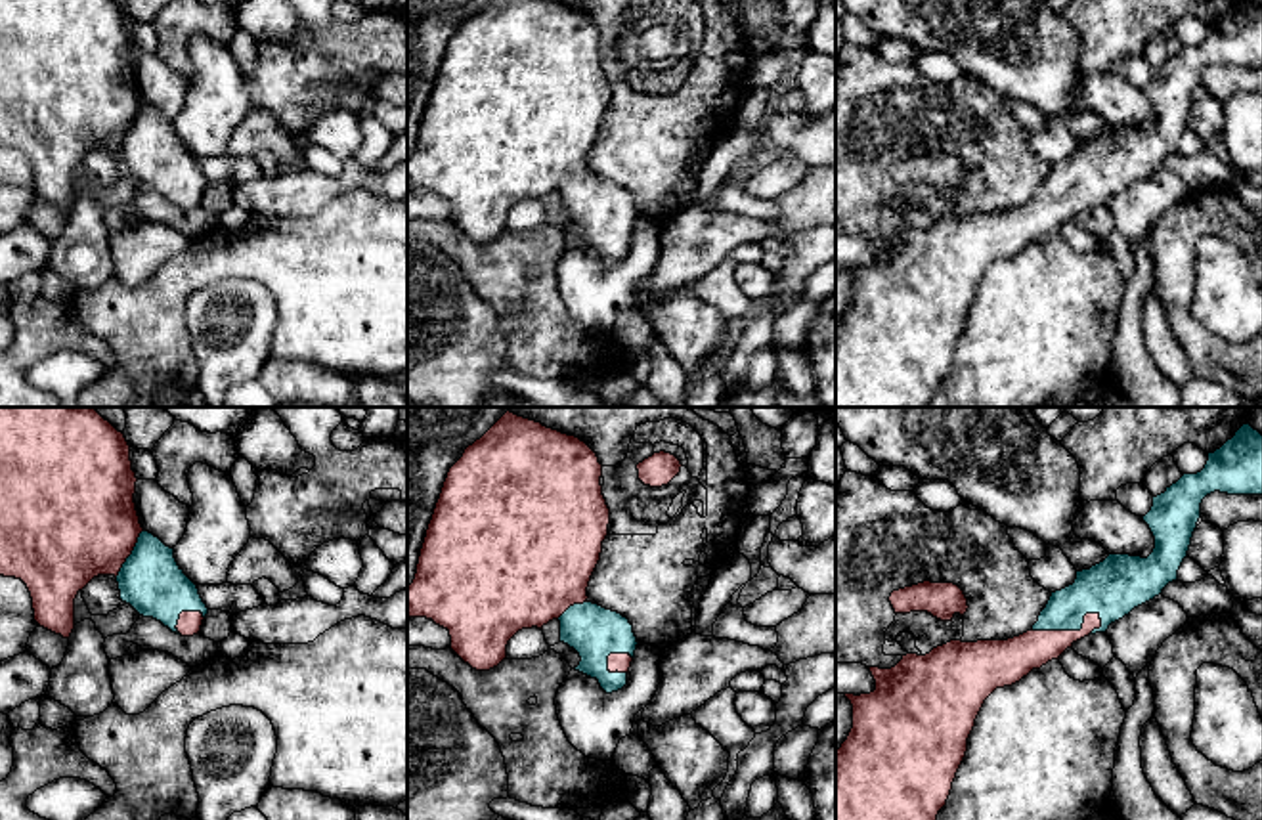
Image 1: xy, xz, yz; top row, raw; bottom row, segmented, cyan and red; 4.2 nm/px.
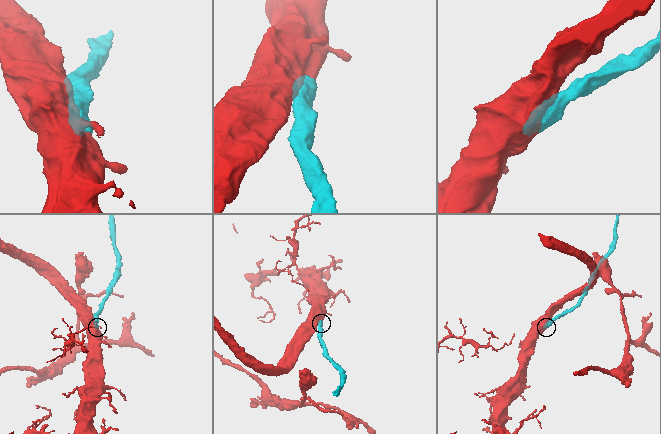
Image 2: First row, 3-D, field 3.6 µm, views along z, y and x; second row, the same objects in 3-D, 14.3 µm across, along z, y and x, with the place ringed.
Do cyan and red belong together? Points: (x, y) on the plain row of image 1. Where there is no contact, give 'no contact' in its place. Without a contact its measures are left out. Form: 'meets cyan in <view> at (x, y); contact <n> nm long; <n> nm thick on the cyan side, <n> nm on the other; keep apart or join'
meets cyan in yz at (1069, 201); contact 300 nm long; 240 nm thick on the cyan side, 170 nm on the other; join

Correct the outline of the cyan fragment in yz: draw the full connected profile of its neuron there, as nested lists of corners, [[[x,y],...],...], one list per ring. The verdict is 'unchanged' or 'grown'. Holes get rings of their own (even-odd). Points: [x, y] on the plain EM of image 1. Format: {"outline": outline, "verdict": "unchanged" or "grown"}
{"outline": [[[1239,0],[1220,21],[1208,25],[1201,44],[1184,46],[1164,65],[1153,69],[1151,82],[1142,88],[1155,109],[1155,120],[1147,130],[1109,126],[1090,141],[1077,143],[1073,157],[1052,164],[1031,203],[1008,212],[950,212],[925,227],[906,226],[891,241],[868,239],[876,252],[876,262],[860,268],[845,266],[853,277],[853,300],[836,323],[836,407],[927,407],[939,382],[946,377],[952,354],[968,323],[968,310],[985,271],[996,260],[1012,258],[1033,241],[1059,231],[1077,212],[1105,205],[1111,195],[1153,172],[1168,155],[1176,153],[1201,90],[1201,75],[1214,63],[1262,67],[1262,6],[1258,2]]], "verdict": "grown"}

